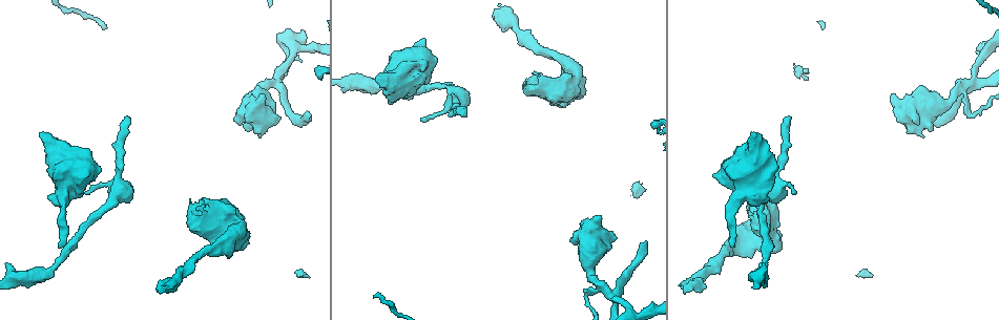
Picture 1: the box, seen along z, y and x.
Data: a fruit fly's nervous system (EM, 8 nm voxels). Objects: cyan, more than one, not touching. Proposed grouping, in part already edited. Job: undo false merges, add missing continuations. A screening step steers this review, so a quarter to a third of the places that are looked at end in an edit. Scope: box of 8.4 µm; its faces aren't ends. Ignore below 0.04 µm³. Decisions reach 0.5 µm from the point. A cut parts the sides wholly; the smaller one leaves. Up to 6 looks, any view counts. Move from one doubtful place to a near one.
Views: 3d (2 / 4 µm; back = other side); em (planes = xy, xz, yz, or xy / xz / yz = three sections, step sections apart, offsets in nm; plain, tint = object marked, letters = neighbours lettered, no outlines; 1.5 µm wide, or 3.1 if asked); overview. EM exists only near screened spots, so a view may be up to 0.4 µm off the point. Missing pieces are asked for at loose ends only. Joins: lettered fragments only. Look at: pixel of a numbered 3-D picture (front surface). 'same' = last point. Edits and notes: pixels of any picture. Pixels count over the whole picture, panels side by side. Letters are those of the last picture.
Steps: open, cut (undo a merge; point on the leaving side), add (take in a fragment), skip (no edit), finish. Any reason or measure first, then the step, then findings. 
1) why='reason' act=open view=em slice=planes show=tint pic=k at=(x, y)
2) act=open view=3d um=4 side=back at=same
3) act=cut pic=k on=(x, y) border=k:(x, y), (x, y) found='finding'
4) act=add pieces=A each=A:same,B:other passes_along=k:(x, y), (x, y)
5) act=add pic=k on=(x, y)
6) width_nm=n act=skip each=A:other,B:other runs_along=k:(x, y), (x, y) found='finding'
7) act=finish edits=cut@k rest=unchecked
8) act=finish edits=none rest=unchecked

why='a fork' act=open view=3d um=2 pic=1 at=(969, 85)

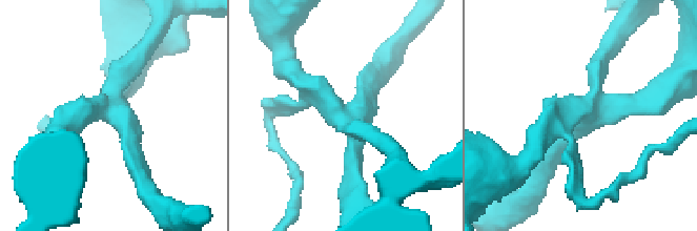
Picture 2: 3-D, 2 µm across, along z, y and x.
act=open view=em slice=planes show=tint pic=2 at=(110, 110)

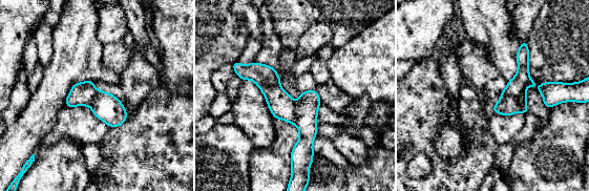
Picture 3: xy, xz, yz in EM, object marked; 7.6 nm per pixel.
why='what lies round it' act=open view=em slice=planes show=letters at=same

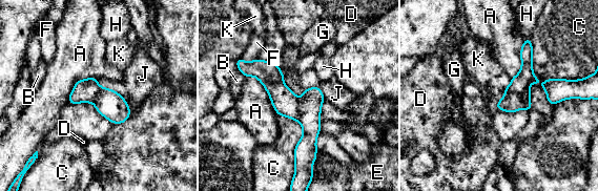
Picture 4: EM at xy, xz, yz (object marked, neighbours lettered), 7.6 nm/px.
act=cut pic=4 on=(511, 102) each=A:other,B:other,C:other,D:other,E:other,F:other,G:other,H:other,J:other,K:other border=4:(533, 76), (521, 94), (506, 91) found='two neurons meet here'

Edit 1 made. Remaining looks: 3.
why='branch stops here' act=open view=em slice=xz step=4 show=letters pic=1 at=(747, 205)

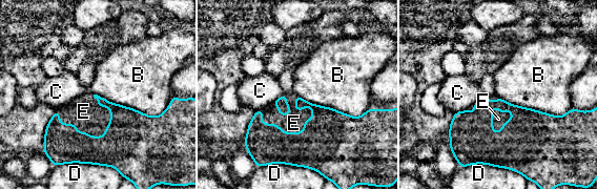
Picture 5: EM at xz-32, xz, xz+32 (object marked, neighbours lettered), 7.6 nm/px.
why='another direction' act=open view=em slice=planes show=letters at=same

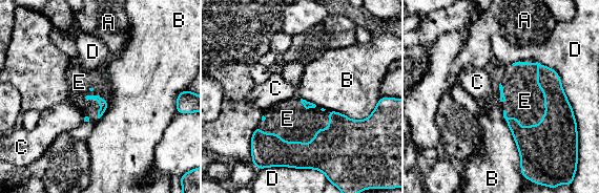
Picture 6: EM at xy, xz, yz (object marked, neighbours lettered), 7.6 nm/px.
act=add pieces=E each=A:other,B:other,C:other,D:other,E:same found='it goes on there'

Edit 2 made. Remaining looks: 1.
act=finish edits=cut@4,add@6 rest=unchecked

